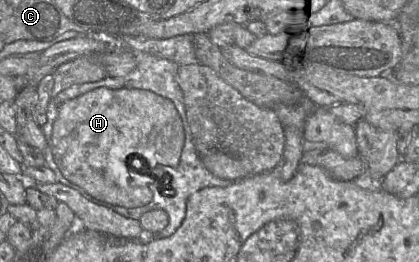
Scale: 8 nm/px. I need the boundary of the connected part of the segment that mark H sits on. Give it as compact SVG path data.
M102 87L64 102L53 124L44 156L46 166L55 173L58 182L127 218L139 220L149 210L165 210L169 217L167 226L159 233L143 229L139 237L133 239L142 243L172 235L183 222L187 200L193 193L205 187L226 187L236 182L209 172L196 151L189 124L185 127L183 117L179 117L172 102L167 98L161 100L154 92L143 89Z

